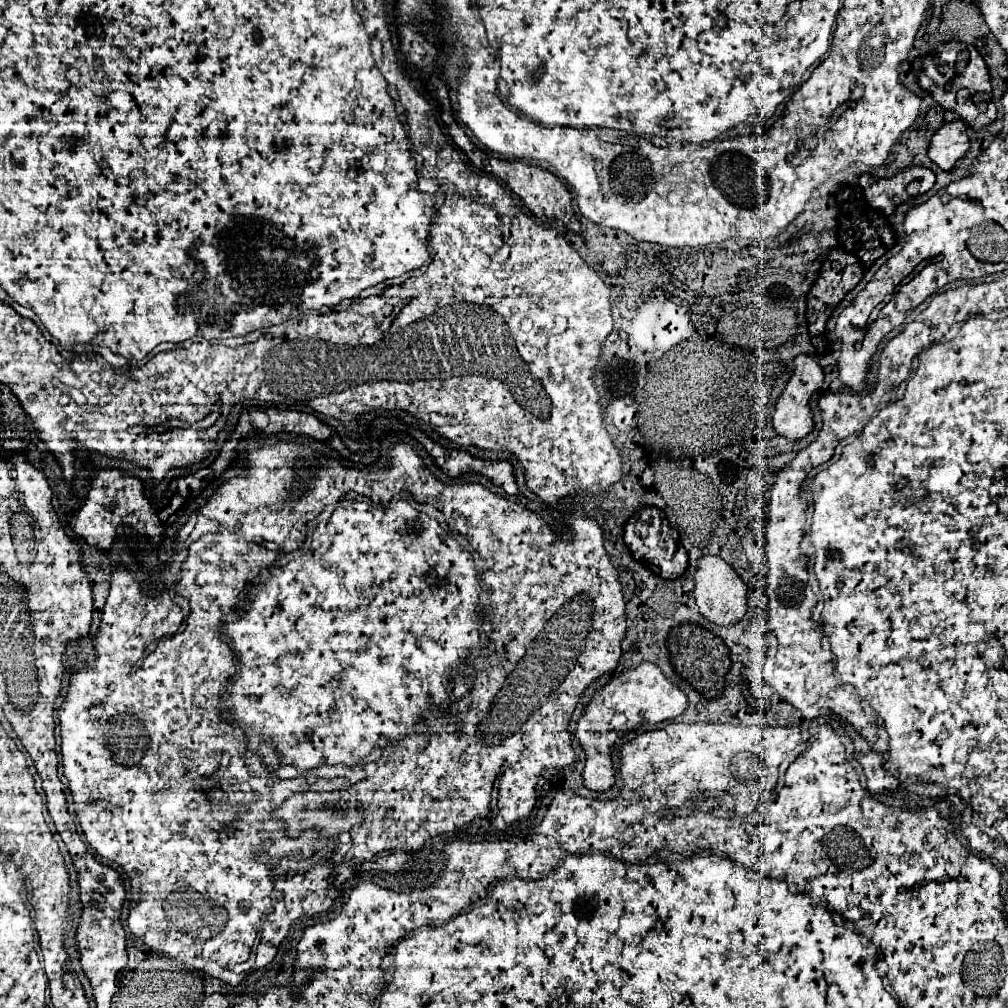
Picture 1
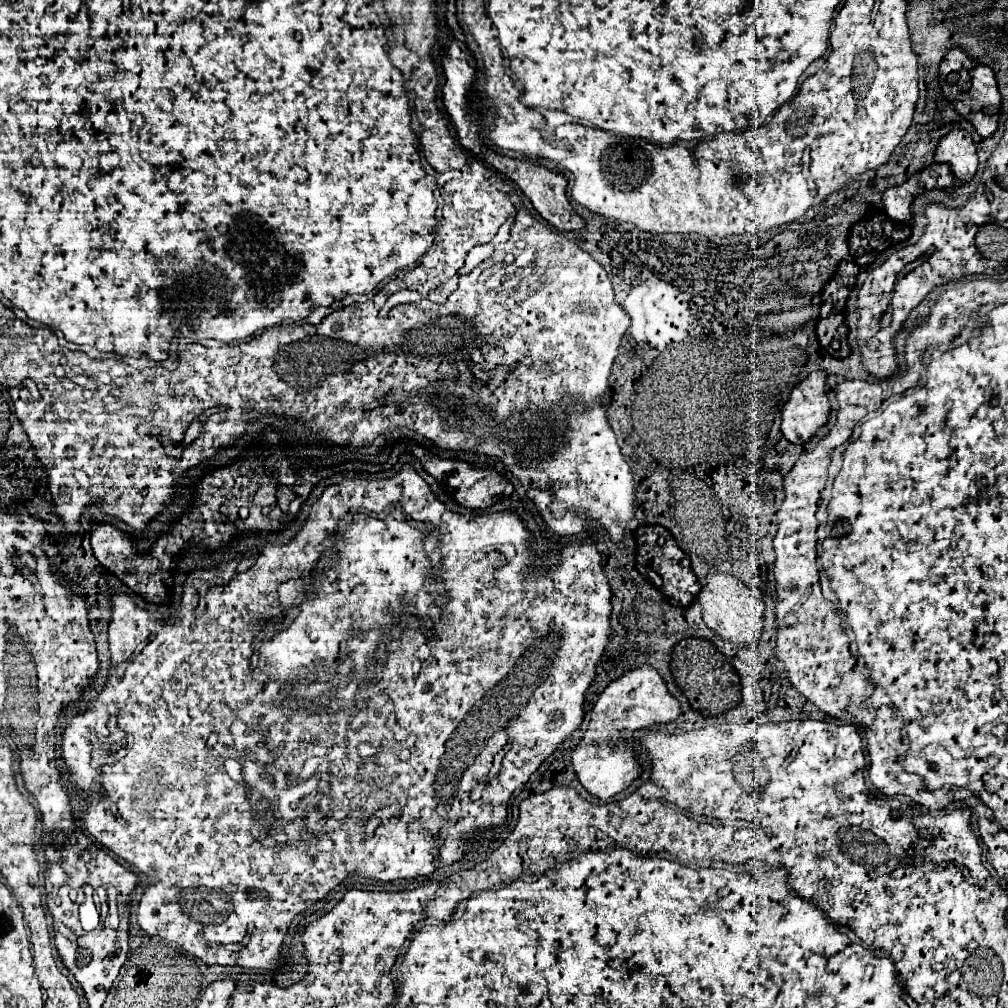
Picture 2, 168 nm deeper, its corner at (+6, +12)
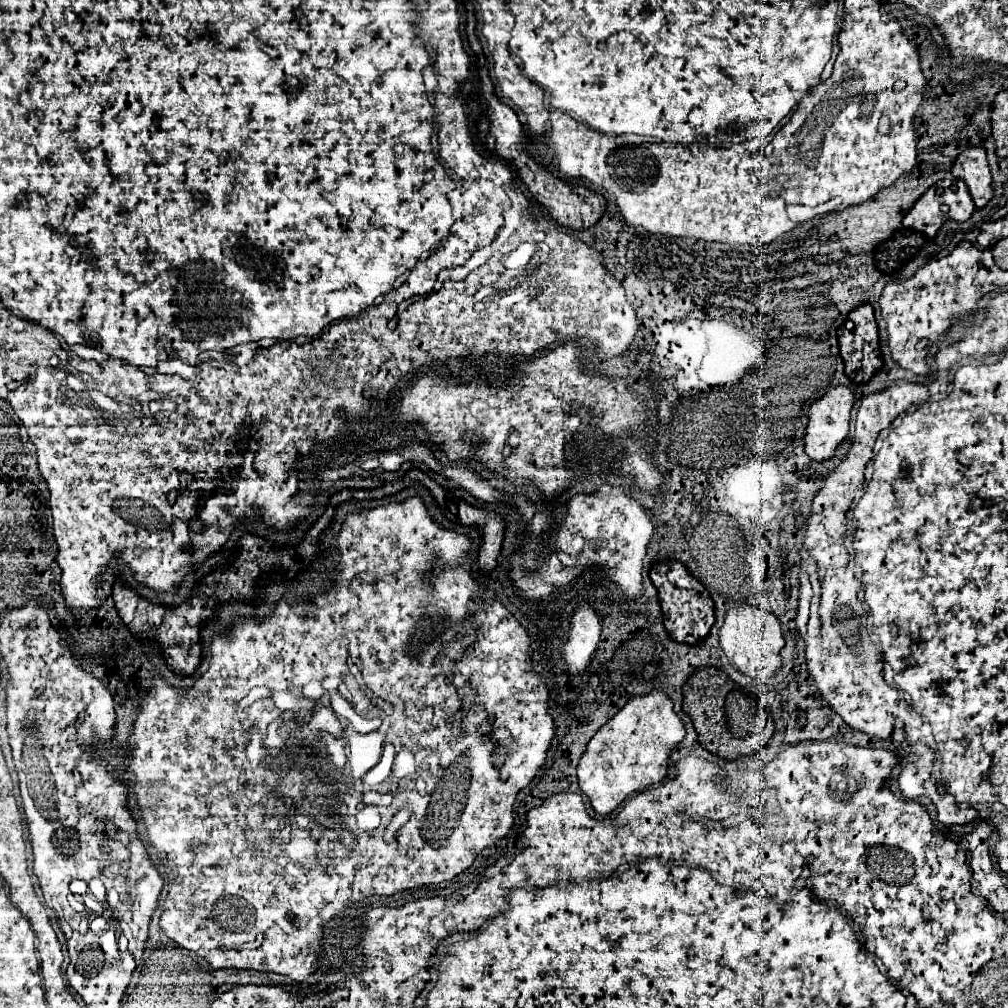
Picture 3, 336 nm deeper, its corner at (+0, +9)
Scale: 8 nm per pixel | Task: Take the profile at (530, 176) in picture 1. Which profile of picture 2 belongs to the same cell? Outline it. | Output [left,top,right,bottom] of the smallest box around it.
[492,150,586,230]

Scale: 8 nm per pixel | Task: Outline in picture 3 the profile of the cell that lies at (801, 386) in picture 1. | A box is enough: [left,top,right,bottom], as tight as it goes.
[804,385,854,461]

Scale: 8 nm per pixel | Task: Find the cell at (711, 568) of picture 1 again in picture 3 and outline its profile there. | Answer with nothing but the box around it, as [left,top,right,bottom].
[720,601,784,679]

